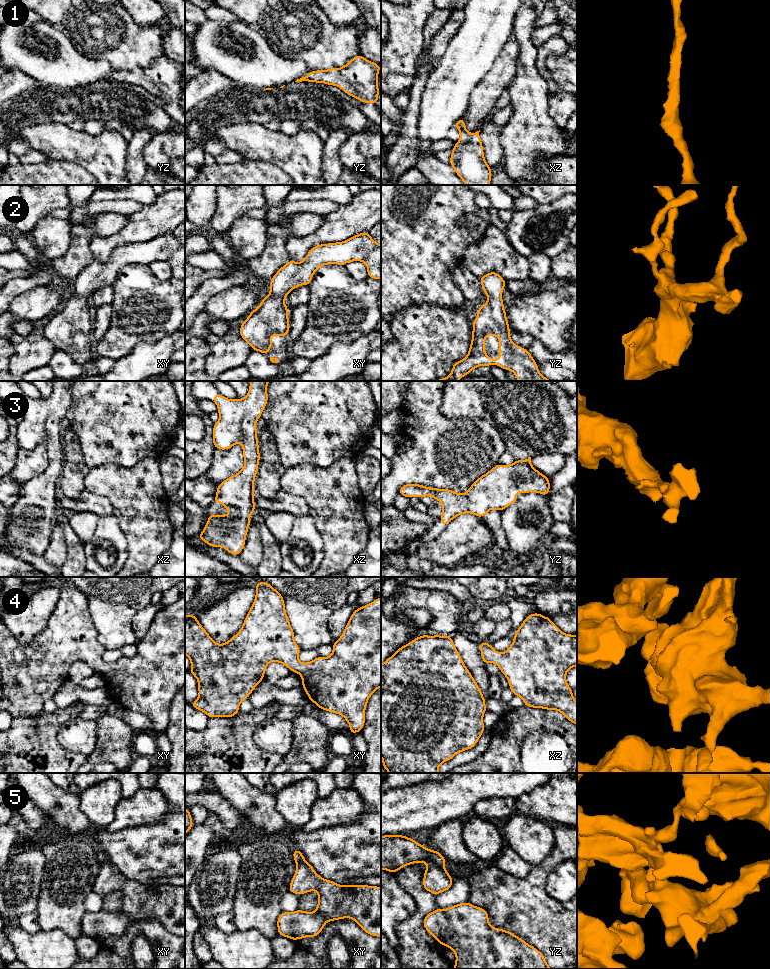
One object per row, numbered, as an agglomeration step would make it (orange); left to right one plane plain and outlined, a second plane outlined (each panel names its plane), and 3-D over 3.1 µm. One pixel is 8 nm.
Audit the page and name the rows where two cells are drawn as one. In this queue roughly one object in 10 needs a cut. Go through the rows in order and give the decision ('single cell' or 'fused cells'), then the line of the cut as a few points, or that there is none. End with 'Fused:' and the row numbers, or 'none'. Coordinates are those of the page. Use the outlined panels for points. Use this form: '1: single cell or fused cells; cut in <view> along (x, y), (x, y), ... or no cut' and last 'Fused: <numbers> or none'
1: single cell; no cut
2: single cell; no cut
3: single cell; no cut
4: single cell; no cut
5: single cell; no cut
Fused: none

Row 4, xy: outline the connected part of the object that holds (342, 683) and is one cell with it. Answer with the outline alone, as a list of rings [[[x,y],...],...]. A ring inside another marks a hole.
[[[258,582],[256,583],[255,600],[244,620],[242,628],[235,636],[233,636],[229,641],[227,641],[224,644],[216,644],[214,640],[209,636],[209,634],[206,632],[206,630],[202,627],[202,625],[199,623],[195,615],[190,615],[190,614],[185,615],[185,654],[190,659],[191,669],[189,670],[189,672],[192,673],[195,676],[195,678],[198,680],[198,690],[199,690],[198,698],[191,705],[193,706],[193,708],[205,712],[209,717],[209,719],[213,717],[230,718],[235,716],[239,712],[240,703],[244,699],[247,699],[250,696],[250,694],[255,689],[255,687],[259,684],[260,681],[264,680],[266,666],[270,662],[276,661],[288,667],[291,672],[296,672],[300,674],[302,678],[303,689],[305,690],[311,702],[314,702],[320,709],[343,716],[350,726],[351,734],[360,732],[363,729],[365,724],[365,709],[366,709],[368,700],[370,696],[378,688],[381,687],[381,597],[377,598],[376,600],[374,600],[373,602],[365,606],[362,606],[356,609],[352,613],[341,637],[332,644],[333,644],[333,651],[329,657],[323,658],[318,656],[311,662],[301,663],[298,659],[298,656],[301,650],[294,641],[294,631],[290,625],[288,616],[286,614],[285,603],[282,595],[276,589],[274,589],[269,583]]]

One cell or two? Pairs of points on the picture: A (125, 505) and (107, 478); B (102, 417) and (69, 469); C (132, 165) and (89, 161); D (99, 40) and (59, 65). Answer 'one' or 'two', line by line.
A: one
B: two
C: two
D: two

